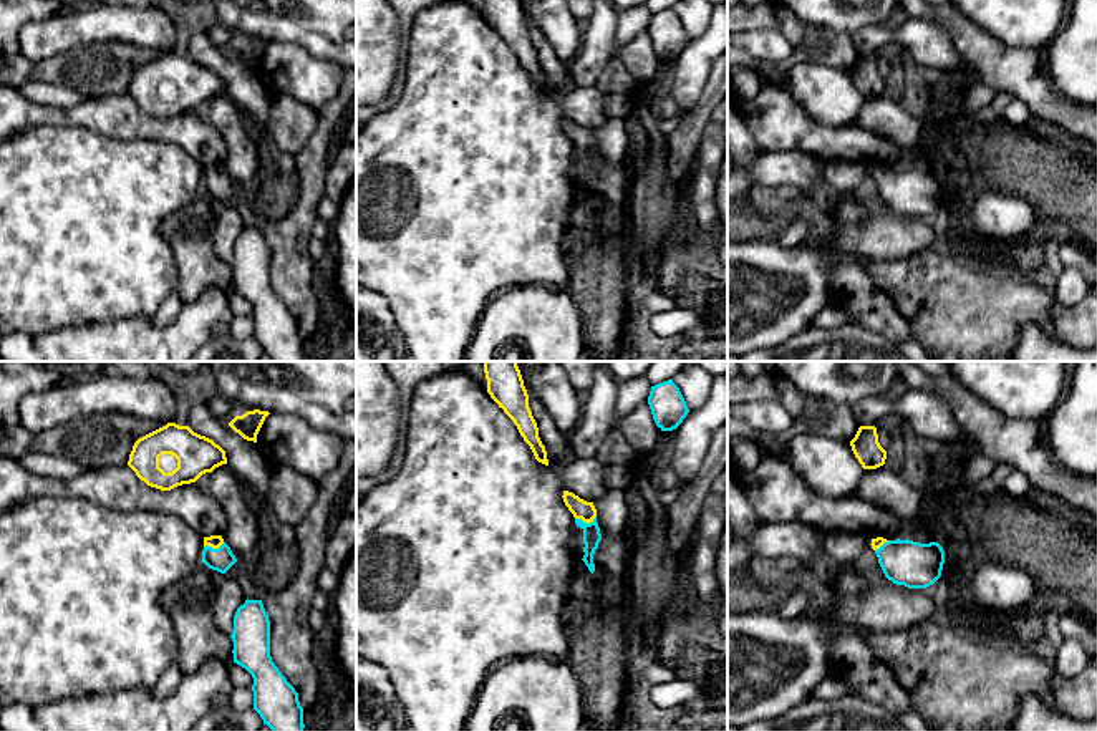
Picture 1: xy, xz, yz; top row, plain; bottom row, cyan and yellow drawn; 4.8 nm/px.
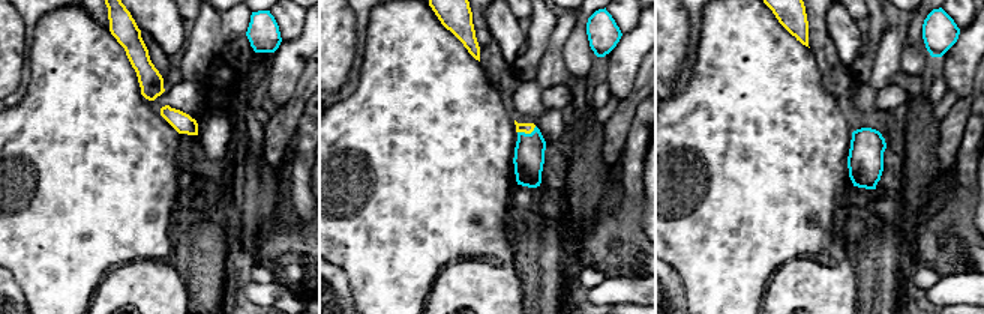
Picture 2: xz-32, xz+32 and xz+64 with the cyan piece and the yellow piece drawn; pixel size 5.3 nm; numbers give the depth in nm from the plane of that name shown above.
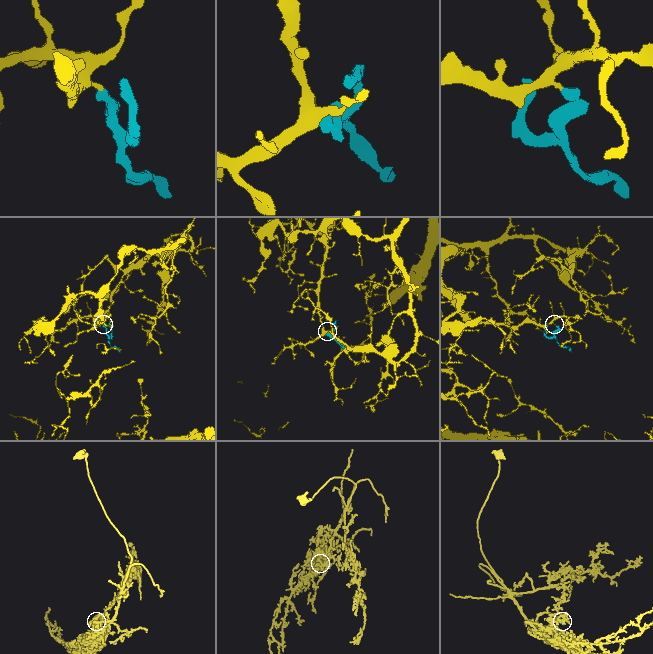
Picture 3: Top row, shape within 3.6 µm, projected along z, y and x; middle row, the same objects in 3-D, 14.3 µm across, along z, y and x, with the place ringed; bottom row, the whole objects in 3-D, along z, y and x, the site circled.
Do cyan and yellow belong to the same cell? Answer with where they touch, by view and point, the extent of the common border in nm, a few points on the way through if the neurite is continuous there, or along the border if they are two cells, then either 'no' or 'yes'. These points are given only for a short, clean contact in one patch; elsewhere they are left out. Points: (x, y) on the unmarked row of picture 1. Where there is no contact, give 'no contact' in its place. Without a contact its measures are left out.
xz (585, 151) | 110 nm | across xz (592, 164), (585, 151), (585, 143), (580, 138) | yes

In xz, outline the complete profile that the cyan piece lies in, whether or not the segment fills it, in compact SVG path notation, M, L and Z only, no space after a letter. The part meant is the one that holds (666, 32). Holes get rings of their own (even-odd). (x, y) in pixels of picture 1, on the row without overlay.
M673 8L651 15L648 33L661 60L676 58L689 41L679 17Z

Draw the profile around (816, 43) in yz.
M771 0L756 8L737 3L727 10L727 70L757 65L746 50L729 41L731 33L747 28L777 28L794 46L790 63L815 61L850 71L860 56L852 35L802 23L787 7Z

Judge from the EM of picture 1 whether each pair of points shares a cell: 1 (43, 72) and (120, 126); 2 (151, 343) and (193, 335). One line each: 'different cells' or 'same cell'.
1: different cells
2: same cell

